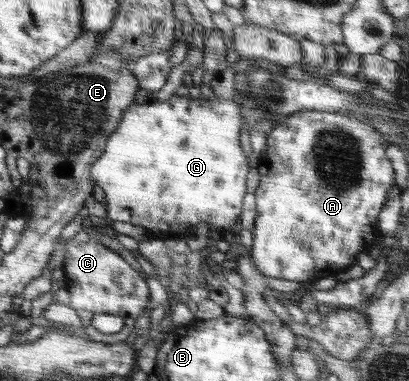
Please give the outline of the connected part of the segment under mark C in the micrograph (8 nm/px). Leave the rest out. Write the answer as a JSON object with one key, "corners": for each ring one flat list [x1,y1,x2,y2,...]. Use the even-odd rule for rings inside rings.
{"corners":[[83,230,76,233,64,245,66,251,62,269,65,289,69,294,70,307,77,313,87,338,95,342,115,344,125,341,134,333,135,322,148,305,150,293,147,284,119,254,94,240],[95,314,115,314,121,316,125,326,117,334,102,334,91,324]]}

